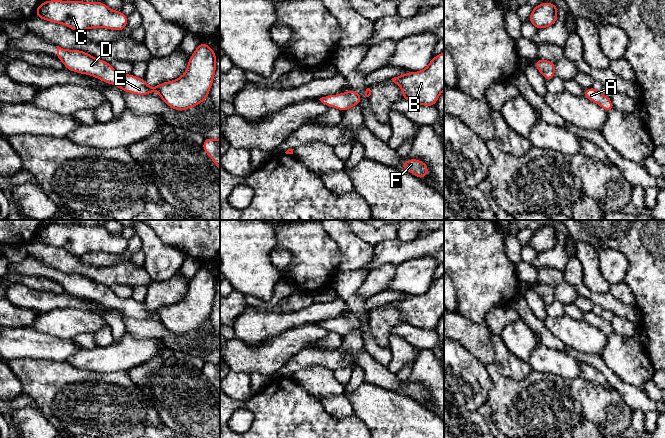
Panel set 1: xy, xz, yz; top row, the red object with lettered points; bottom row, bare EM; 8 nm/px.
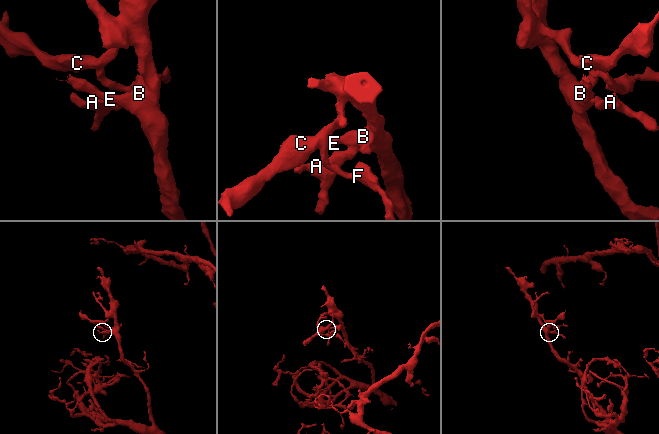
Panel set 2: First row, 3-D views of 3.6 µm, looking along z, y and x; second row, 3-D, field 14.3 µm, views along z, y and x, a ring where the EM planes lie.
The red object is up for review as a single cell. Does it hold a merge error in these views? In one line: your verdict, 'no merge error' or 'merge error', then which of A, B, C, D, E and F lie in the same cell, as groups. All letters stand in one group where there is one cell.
no merge error; A B C D E F

